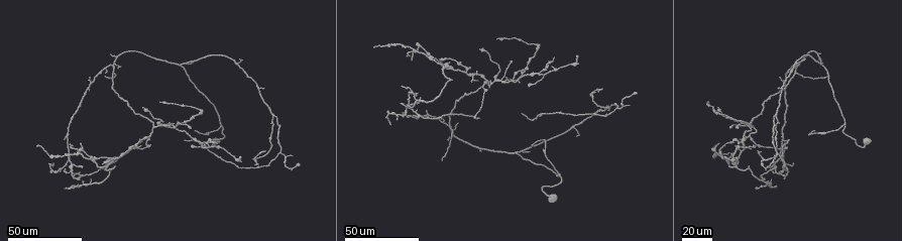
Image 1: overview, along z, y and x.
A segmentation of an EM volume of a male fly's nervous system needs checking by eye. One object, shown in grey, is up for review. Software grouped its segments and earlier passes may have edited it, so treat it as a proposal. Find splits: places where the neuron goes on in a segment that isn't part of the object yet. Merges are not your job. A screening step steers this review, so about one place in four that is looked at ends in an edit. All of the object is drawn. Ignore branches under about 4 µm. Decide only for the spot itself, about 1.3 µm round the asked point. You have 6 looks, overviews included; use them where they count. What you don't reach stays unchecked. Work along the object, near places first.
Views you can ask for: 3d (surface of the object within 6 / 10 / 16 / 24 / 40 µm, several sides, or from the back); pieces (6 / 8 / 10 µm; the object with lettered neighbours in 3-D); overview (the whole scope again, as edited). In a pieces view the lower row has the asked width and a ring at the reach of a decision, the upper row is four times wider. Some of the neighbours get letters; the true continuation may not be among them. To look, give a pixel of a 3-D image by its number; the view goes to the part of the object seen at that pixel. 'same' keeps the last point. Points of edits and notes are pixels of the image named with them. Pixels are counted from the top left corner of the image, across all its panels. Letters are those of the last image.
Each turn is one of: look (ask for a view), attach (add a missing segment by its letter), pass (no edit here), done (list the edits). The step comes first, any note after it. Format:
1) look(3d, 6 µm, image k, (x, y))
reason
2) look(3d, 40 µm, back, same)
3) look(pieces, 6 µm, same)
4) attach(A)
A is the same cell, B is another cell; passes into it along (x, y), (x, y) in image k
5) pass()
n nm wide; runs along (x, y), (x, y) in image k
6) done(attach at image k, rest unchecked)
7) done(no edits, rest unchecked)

look(3d, 40 µm, image 1, (478, 119))
thin end

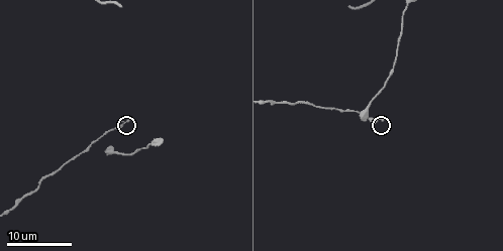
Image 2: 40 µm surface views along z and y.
look(pieces, 6 µm, image 2, (383, 119))

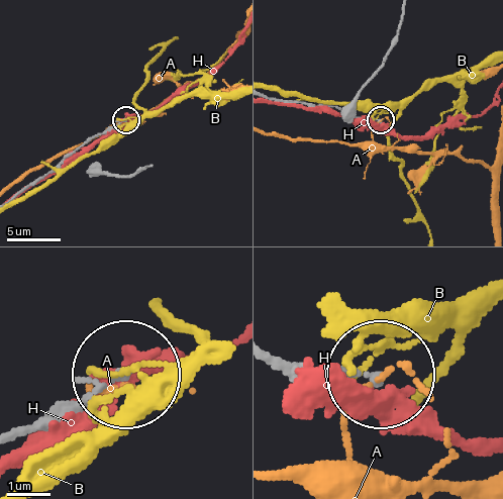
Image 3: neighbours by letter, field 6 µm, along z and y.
pass()
180 nm wide; A, B and H are other cells; none of them fits

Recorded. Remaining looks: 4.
look(3d, 40 µm, image 1, (144, 108))
long arm stops here

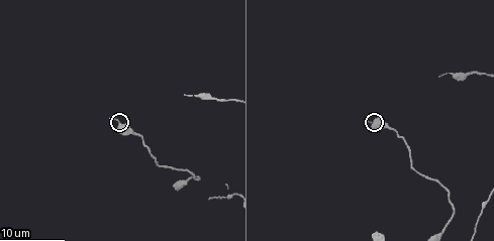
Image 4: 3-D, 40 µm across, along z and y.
look(pieces, 6 µm, image 4, (112, 119))
what lies round it

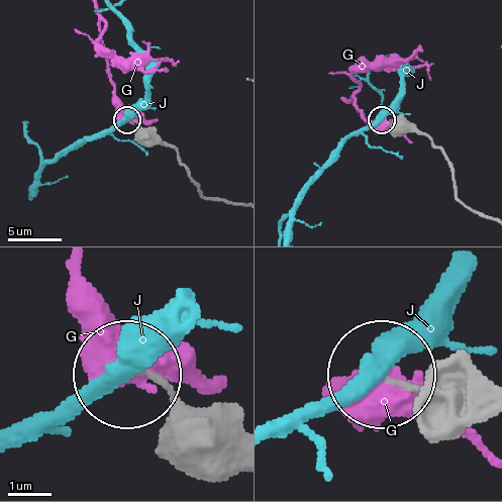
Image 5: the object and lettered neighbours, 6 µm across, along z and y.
pass()
G and J are other cells; runs along (492, 219), (460, 200), (449, 165), (427, 137), (382, 121) in image 5; none of them fits

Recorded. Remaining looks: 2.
done(no edits, rest unchecked)

